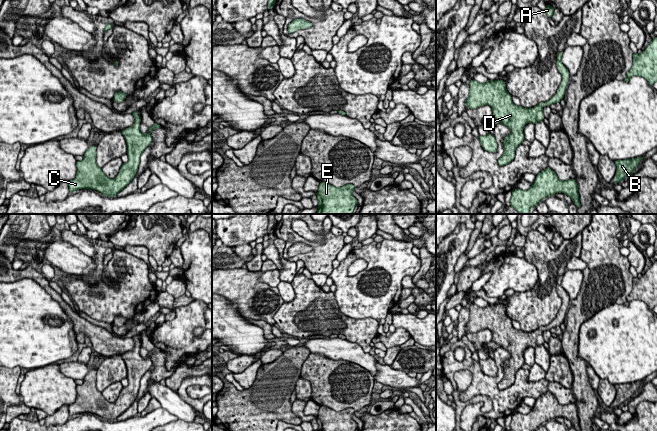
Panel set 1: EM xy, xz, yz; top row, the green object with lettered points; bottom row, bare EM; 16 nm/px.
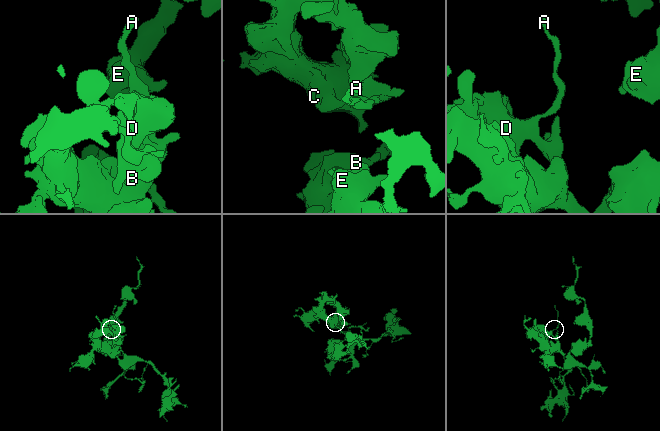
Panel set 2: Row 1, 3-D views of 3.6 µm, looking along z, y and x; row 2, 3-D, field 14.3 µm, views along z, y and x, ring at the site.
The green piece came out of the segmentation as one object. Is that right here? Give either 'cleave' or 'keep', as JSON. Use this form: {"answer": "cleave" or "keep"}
{"answer": "keep"}

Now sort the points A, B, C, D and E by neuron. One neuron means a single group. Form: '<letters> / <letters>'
A B C D E

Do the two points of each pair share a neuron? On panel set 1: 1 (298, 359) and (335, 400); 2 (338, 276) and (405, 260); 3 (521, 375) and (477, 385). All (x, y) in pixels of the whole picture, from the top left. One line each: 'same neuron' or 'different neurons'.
1: different neurons
2: same neuron
3: same neuron

